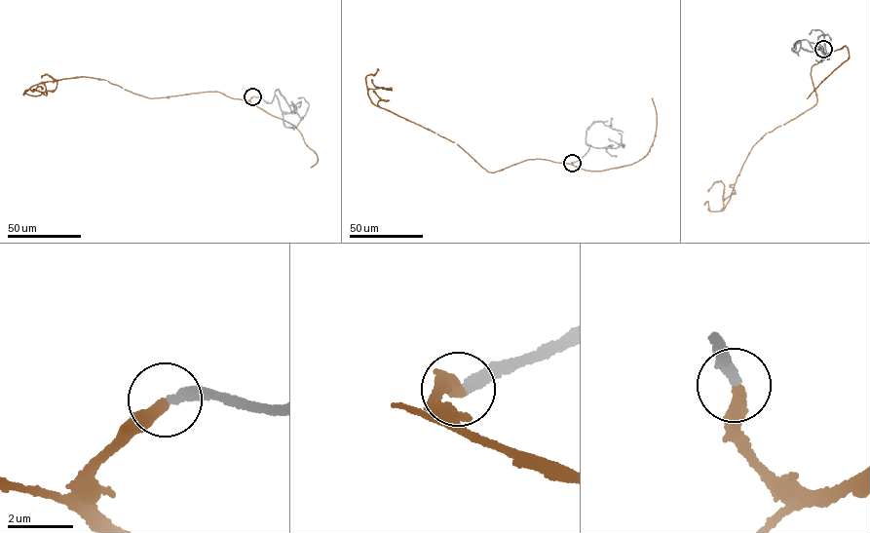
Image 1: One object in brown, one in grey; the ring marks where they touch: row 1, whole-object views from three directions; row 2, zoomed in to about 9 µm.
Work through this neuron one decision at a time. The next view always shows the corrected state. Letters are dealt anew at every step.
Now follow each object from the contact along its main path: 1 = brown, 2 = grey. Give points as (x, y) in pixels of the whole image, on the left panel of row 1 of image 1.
1: (252, 96), (207, 92), (148, 97), (82, 76), (35, 85), (23, 95), (56, 89), (56, 80), (41, 77)
2: (252, 96), (270, 103), (277, 95), (286, 127), (296, 126), (309, 105), (304, 97), (297, 98)

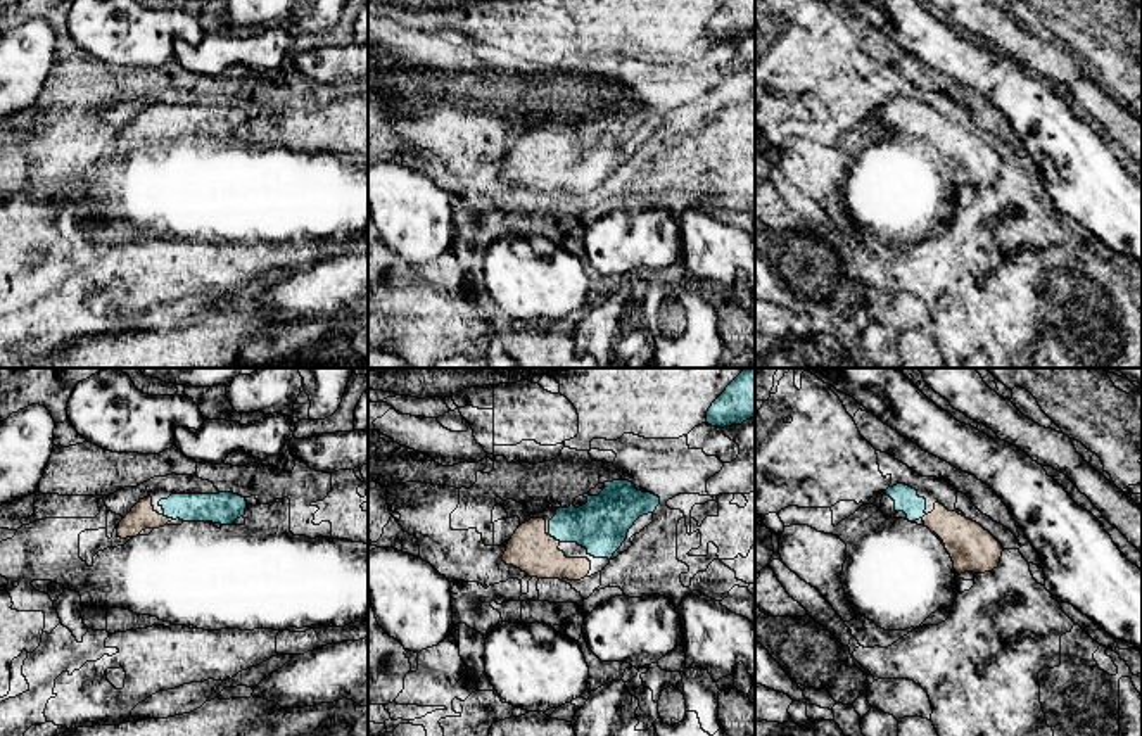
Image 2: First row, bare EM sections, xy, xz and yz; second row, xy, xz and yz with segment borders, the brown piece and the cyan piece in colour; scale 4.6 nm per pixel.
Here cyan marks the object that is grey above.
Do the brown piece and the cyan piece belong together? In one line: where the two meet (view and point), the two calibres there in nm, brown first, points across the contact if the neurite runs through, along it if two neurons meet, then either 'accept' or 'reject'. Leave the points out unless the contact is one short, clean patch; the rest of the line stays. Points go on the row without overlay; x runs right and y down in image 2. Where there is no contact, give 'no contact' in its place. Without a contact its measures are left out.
xy (166, 130) | 120/140 nm | across xy (142, 128), (147, 132), (166, 130), (175, 121), (218, 121) | accept

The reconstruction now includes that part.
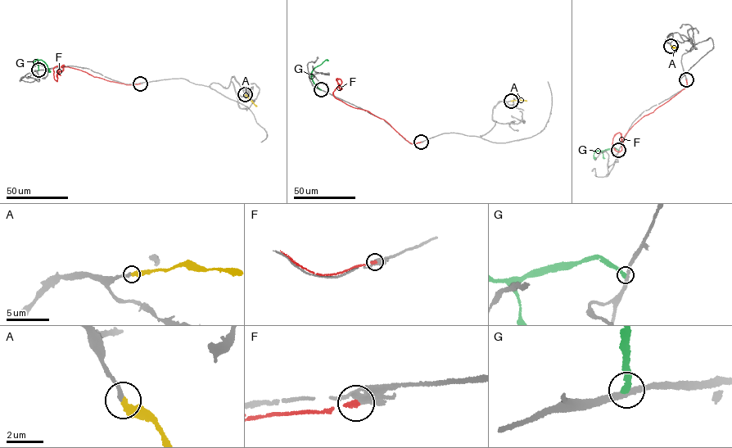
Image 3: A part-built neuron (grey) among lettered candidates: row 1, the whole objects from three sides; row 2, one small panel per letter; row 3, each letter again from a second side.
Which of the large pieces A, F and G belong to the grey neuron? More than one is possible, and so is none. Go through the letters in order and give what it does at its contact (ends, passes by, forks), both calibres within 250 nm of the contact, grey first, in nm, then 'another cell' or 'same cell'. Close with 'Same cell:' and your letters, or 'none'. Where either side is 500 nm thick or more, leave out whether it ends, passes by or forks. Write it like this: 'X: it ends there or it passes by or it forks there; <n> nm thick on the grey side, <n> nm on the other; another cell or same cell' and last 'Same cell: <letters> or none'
A: it ends there; 240 nm thick on the grey side, 420 nm on the other; same cell
F: it ends there; 360 nm thick on the grey side, 200 nm on the other; another cell
G: it ends there; 280 nm thick on the grey side, 320 nm on the other; another cell
Same cell: A

